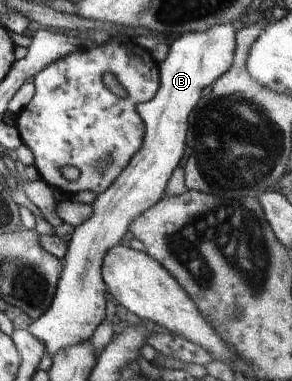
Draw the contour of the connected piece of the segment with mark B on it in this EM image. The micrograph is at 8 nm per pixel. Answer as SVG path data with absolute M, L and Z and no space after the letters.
M233 22L212 25L205 31L188 31L171 40L169 55L160 64L159 91L151 101L140 103L137 107L138 114L144 123L144 140L141 149L131 158L123 173L110 185L110 188L95 198L95 202L90 206L91 217L73 230L73 236L68 242L68 250L63 258L64 268L52 304L26 329L32 338L43 344L45 353L51 357L61 350L89 341L93 332L104 322L106 287L102 278L103 260L113 246L127 241L131 222L161 202L173 171L179 166L179 162L182 162L191 110L194 110L199 103L204 87L212 86L217 78L220 78L232 66L237 47L237 27L238 24Z

